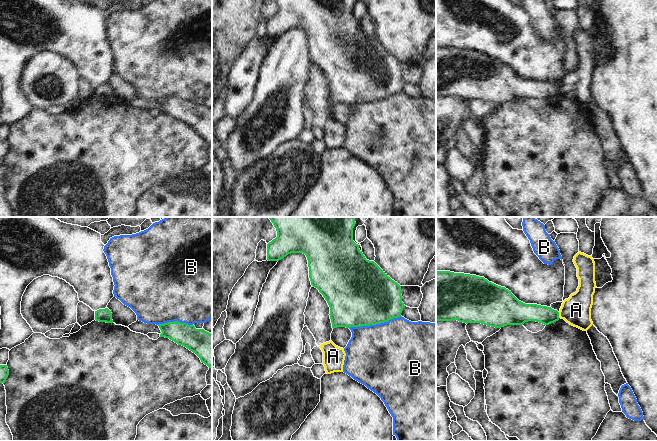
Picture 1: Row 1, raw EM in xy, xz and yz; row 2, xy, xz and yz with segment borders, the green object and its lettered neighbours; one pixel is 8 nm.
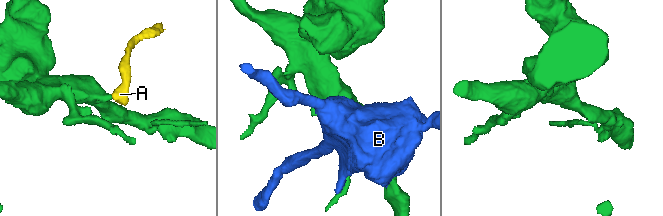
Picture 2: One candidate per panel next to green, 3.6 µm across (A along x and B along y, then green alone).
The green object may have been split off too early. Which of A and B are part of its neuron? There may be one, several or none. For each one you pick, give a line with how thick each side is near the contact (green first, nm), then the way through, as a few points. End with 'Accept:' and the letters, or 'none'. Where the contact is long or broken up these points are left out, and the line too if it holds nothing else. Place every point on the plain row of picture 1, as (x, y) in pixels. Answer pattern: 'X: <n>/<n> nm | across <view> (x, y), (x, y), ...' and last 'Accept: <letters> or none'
Accept: none

